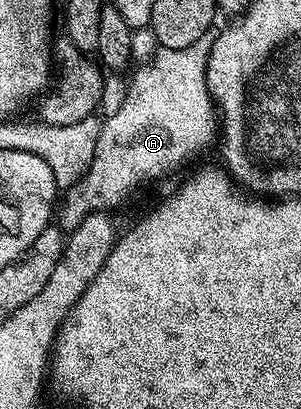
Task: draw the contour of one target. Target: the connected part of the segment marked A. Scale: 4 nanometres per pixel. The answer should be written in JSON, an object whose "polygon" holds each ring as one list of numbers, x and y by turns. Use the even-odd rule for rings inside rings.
{"polygon":[[204,33,191,47,182,49,156,50,157,54,146,63,142,69,132,70,133,78,128,78,126,99,120,110,111,118,102,120,99,131,99,141,95,148,95,157,87,173,64,190,59,201,59,208,55,213,55,221,62,230,71,231,79,227,92,213,113,211,116,205,125,201,125,196,136,185,151,177,161,177,172,169,180,167,184,161,195,156,200,149,205,148,213,141,213,136,219,133,219,114,214,106,213,97,207,87,207,63,209,52,213,47,214,34]]}

